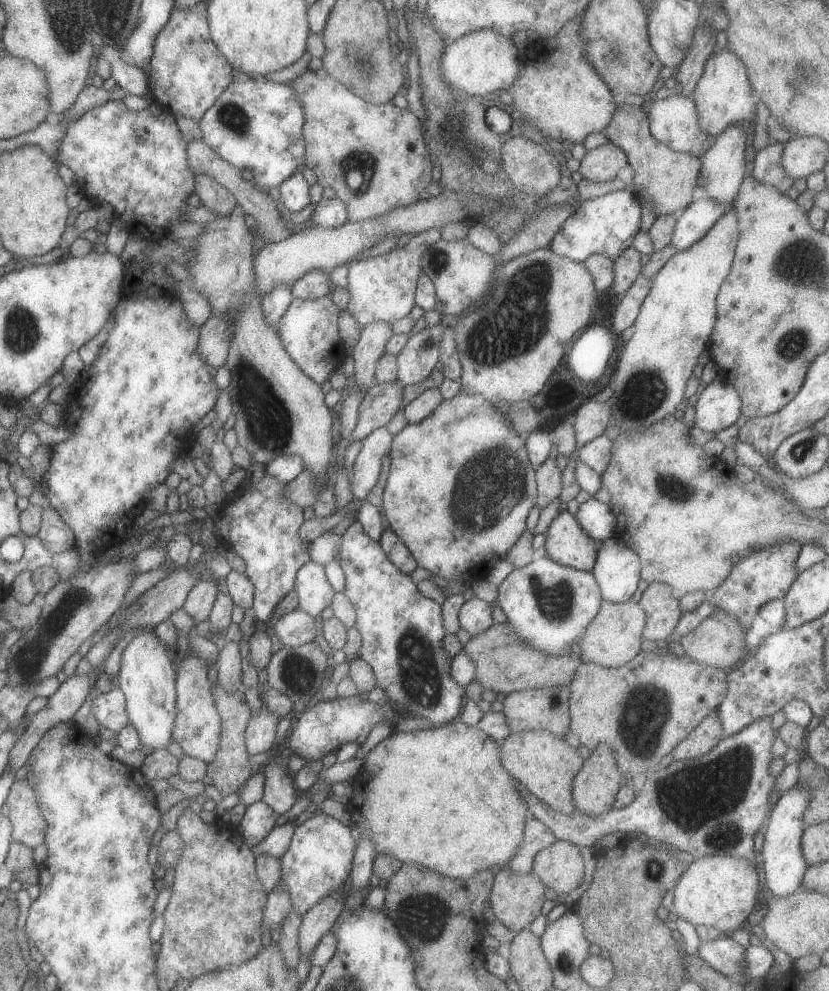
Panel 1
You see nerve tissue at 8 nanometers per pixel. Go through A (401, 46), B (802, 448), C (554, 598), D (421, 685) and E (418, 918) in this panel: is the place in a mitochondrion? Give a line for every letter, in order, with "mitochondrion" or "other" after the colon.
A: other
B: mitochondrion
C: mitochondrion
D: mitochondrion
E: mitochondrion

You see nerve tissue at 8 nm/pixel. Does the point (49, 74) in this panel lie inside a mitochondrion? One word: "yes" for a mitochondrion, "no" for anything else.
no

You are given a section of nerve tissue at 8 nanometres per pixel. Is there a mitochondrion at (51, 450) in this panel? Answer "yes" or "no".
no

